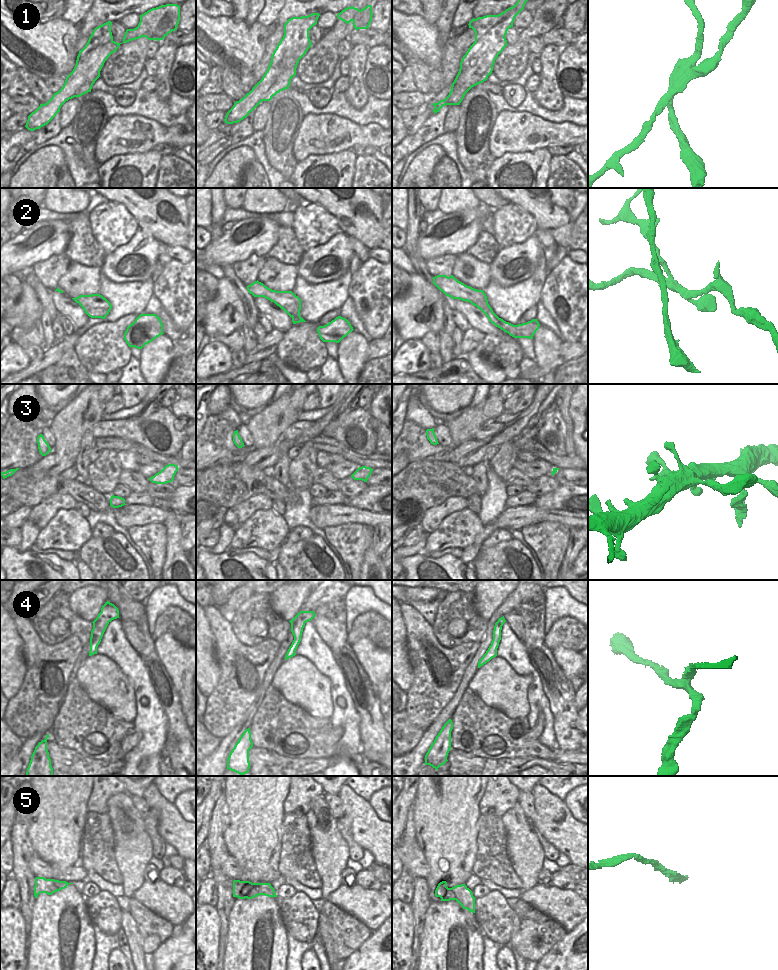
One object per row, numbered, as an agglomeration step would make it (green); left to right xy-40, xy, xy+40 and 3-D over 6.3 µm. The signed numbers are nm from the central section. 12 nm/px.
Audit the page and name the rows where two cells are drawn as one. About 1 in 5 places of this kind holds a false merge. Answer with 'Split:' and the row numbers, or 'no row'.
Split: 1, 2

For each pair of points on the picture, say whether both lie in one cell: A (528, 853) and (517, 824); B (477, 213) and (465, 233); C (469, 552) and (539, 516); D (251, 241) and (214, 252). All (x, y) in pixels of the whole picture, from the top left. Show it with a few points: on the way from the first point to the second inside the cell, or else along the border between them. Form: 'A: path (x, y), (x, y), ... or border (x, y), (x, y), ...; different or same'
A: path (523, 846), (519, 831); same
B: path (474, 218), (466, 228); same
C: path (485, 534), (501, 521), (521, 516); same
D: path (242, 243), (223, 251); same

